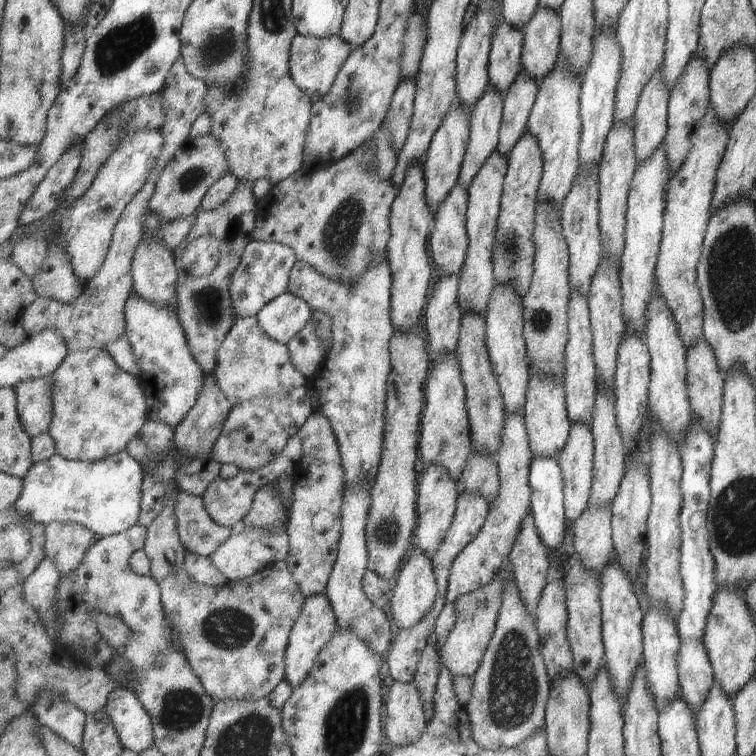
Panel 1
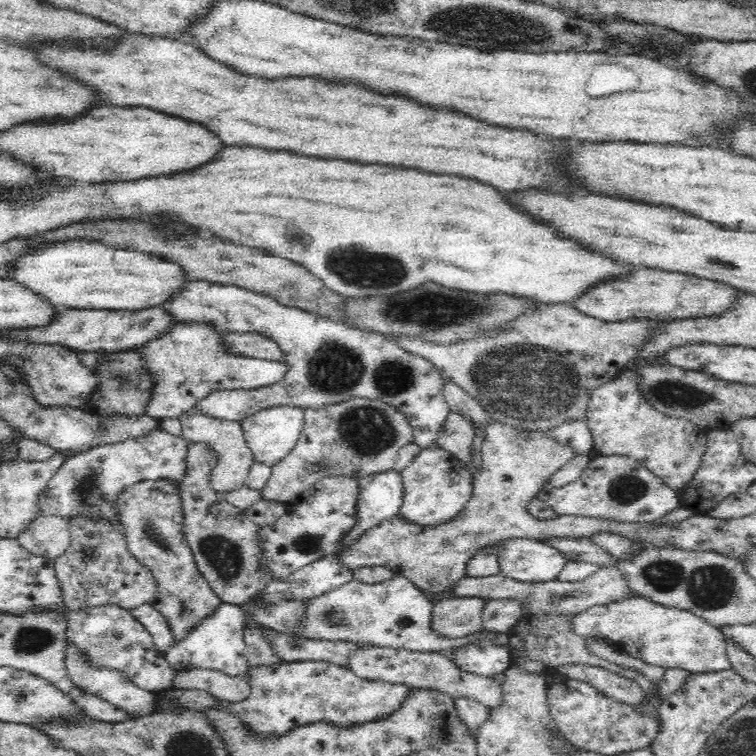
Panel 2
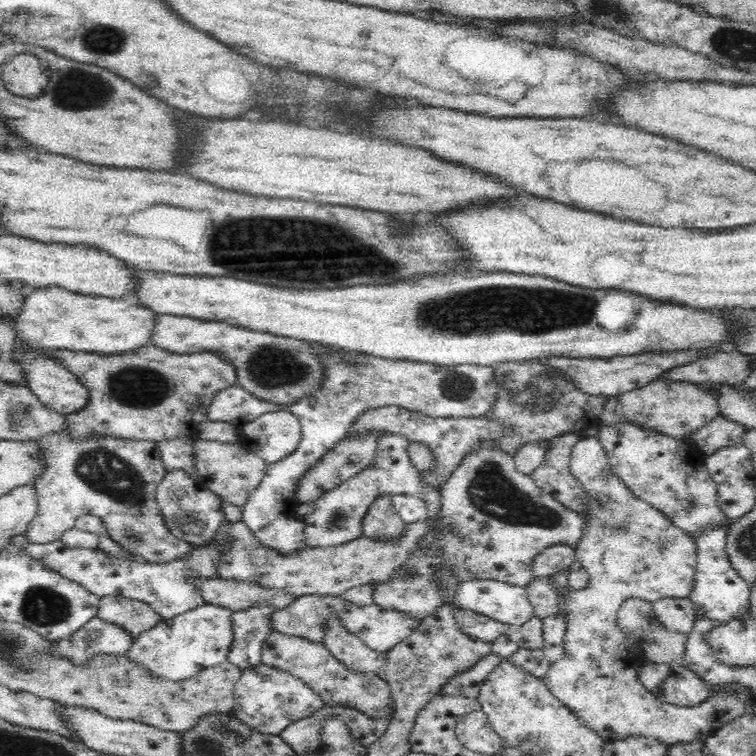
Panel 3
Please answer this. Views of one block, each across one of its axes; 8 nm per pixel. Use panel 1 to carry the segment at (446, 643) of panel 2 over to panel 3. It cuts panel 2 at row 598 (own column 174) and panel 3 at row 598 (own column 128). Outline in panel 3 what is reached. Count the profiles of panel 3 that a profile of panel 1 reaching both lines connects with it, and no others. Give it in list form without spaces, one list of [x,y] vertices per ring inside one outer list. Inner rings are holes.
[[[302,595],[294,605],[284,611],[276,611],[270,618],[270,626],[274,631],[285,635],[302,637],[312,642],[323,640],[323,630],[321,623],[330,615],[338,615],[348,630],[357,634],[374,652],[388,652],[395,644],[398,644],[403,638],[410,636],[414,629],[420,625],[414,619],[410,619],[394,610],[382,610],[382,608],[373,605],[368,607],[351,607],[341,599],[340,596],[325,595]]]

